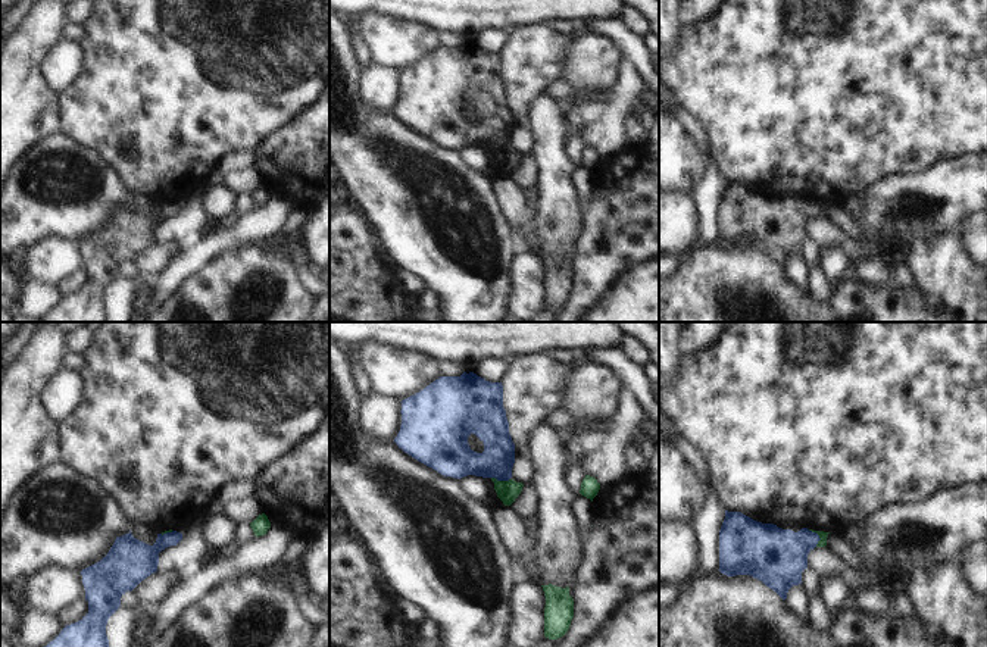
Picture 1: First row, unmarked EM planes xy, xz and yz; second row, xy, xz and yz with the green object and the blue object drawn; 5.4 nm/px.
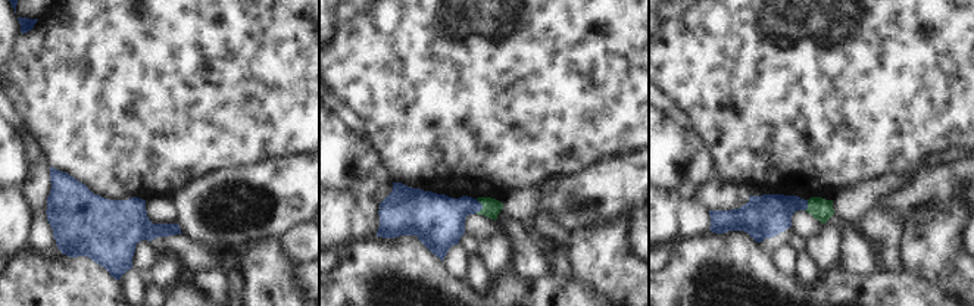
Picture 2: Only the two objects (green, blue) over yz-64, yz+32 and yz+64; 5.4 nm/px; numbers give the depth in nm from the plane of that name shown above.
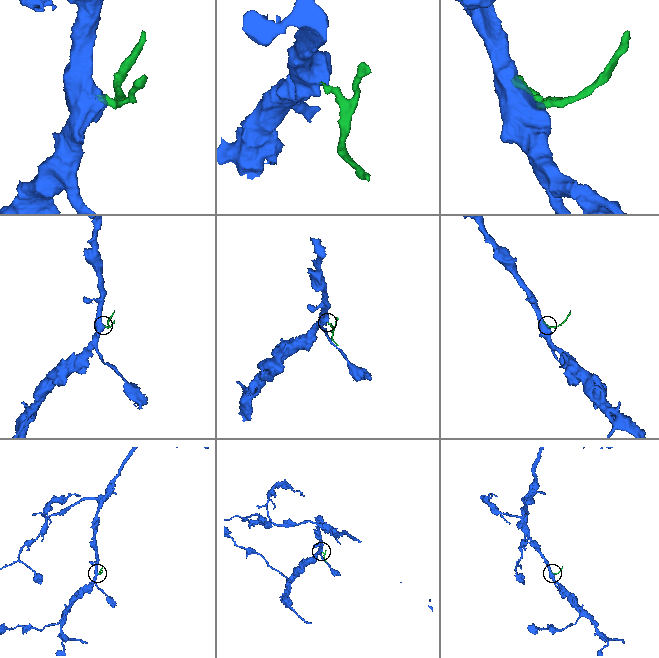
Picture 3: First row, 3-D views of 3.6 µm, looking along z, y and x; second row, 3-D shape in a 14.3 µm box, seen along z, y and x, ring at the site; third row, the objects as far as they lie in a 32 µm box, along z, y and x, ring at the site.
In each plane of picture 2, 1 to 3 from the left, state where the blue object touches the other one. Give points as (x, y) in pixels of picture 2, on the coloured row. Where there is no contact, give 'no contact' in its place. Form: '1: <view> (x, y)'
1: no contact
2: yz+32 (483, 206)
3: yz+64 (808, 205)

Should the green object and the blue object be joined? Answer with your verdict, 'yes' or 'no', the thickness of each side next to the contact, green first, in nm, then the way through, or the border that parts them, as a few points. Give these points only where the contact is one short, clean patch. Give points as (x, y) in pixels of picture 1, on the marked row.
yes; 50 nm thick on the green side, 300 nm on the other; runs through yz (822, 535), (818, 534), (778, 556)

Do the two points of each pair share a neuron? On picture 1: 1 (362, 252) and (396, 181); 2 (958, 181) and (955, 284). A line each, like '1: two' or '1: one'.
1: two
2: two

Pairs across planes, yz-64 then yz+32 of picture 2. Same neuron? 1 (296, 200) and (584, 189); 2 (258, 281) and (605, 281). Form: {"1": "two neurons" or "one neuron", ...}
{"1": "one neuron", "2": "one neuron"}

